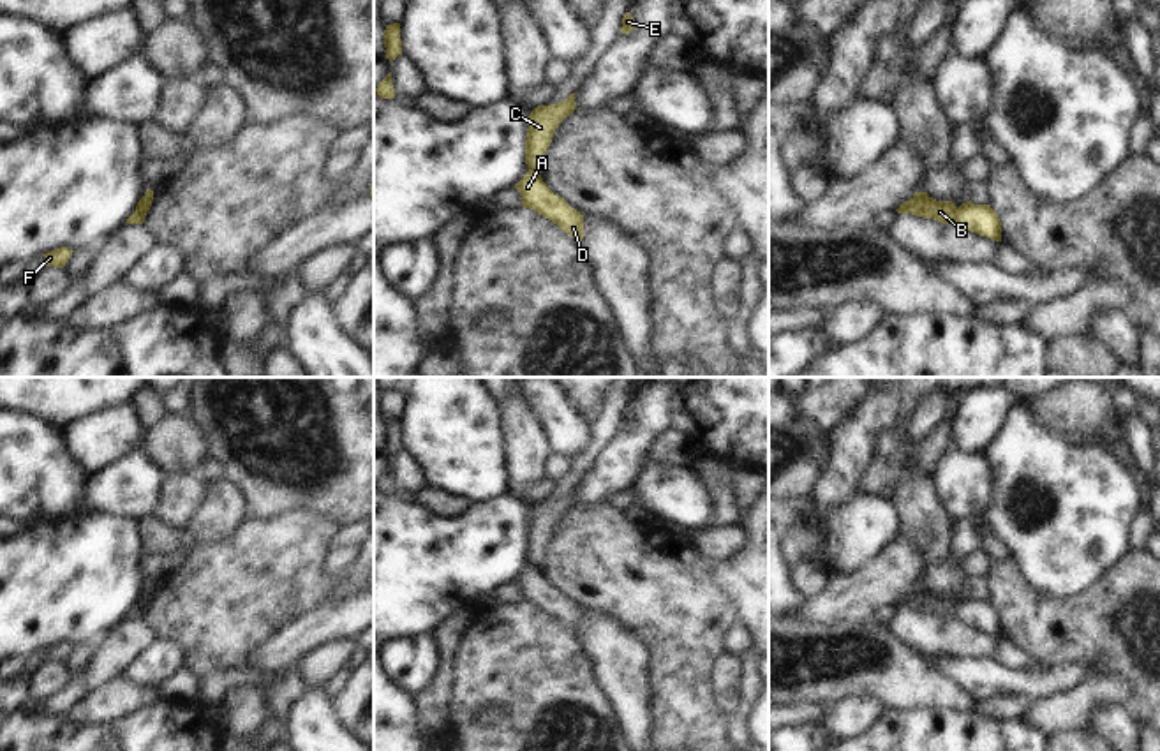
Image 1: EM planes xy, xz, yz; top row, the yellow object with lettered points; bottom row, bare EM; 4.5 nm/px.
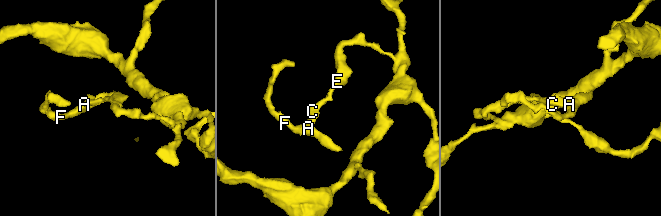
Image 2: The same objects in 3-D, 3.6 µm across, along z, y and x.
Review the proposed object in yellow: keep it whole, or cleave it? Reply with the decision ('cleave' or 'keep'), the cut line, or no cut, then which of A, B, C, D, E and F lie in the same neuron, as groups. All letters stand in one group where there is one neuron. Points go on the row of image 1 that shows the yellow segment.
cleave | yz (956, 208), (958, 223) | A D F / B C E

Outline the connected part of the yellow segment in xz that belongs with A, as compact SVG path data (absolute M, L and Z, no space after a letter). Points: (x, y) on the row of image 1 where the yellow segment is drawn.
M527 171L515 189L522 196L522 206L531 208L557 224L576 243L584 238L584 215L571 208L559 194L554 194L539 173Z

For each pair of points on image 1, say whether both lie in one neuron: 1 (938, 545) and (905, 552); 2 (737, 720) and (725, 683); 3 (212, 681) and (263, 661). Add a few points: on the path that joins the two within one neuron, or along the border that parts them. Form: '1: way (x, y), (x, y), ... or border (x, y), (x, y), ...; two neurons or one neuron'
1: border (899, 531), (917, 545), (929, 565); two neurons
2: border (741, 670), (741, 702), (730, 716); two neurons
3: border (249, 667), (282, 670); two neurons

